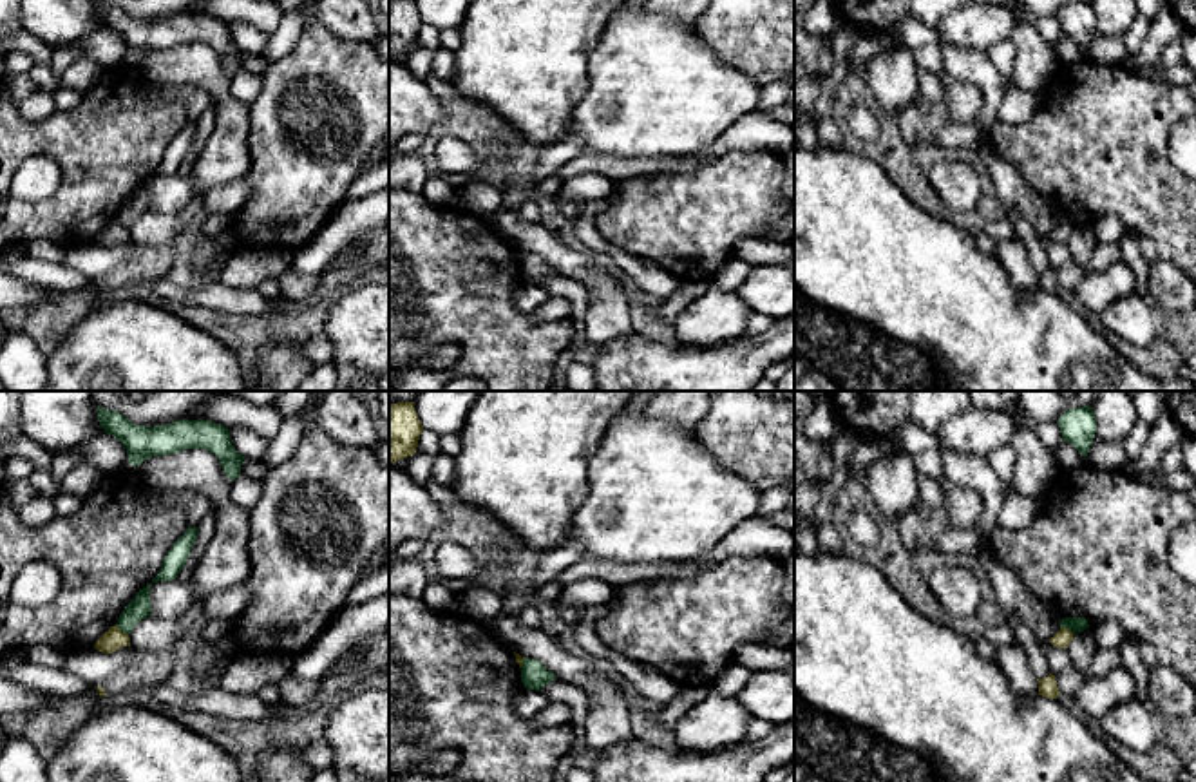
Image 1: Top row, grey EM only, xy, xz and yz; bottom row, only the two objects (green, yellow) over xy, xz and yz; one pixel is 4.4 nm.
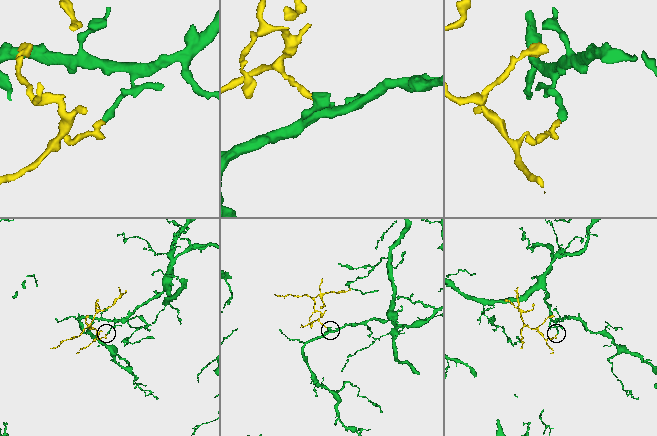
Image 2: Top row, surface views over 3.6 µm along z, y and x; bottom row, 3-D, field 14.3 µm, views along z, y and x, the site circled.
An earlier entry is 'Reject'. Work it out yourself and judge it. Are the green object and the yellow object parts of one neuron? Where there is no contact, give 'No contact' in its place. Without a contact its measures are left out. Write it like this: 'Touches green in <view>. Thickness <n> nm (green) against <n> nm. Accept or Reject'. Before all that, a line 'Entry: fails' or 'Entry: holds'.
Entry: holds
Touches green in xy. Thickness 100 nm (green) against 100 nm. Reject

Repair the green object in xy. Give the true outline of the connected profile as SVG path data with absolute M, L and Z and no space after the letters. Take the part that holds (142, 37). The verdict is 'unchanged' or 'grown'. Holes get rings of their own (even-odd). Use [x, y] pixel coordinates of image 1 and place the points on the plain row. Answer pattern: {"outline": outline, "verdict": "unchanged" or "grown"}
{"outline": "M100 0L98 16L107 29L123 38L132 60L141 60L152 51L174 49L185 43L206 43L219 52L224 69L232 76L241 71L244 51L232 40L226 20L199 13L147 22L136 20L121 7Z", "verdict": "unchanged"}

